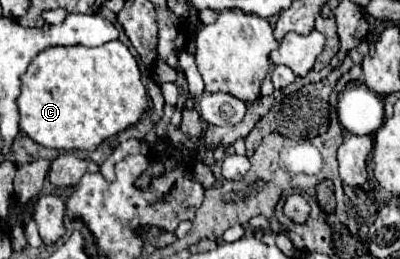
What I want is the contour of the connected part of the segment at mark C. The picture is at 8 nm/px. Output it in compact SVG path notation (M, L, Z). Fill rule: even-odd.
M112 40L104 46L98 46L98 48L88 48L88 46L50 46L46 50L42 50L28 66L26 74L22 76L22 94L18 98L18 108L20 108L20 130L34 138L34 142L46 146L46 148L56 148L56 150L96 150L106 138L126 130L128 126L134 126L148 110L148 96L146 96L146 88L142 84L142 78L140 78L140 68L138 68L138 62L136 58L132 56L132 52L120 42L120 40Z

